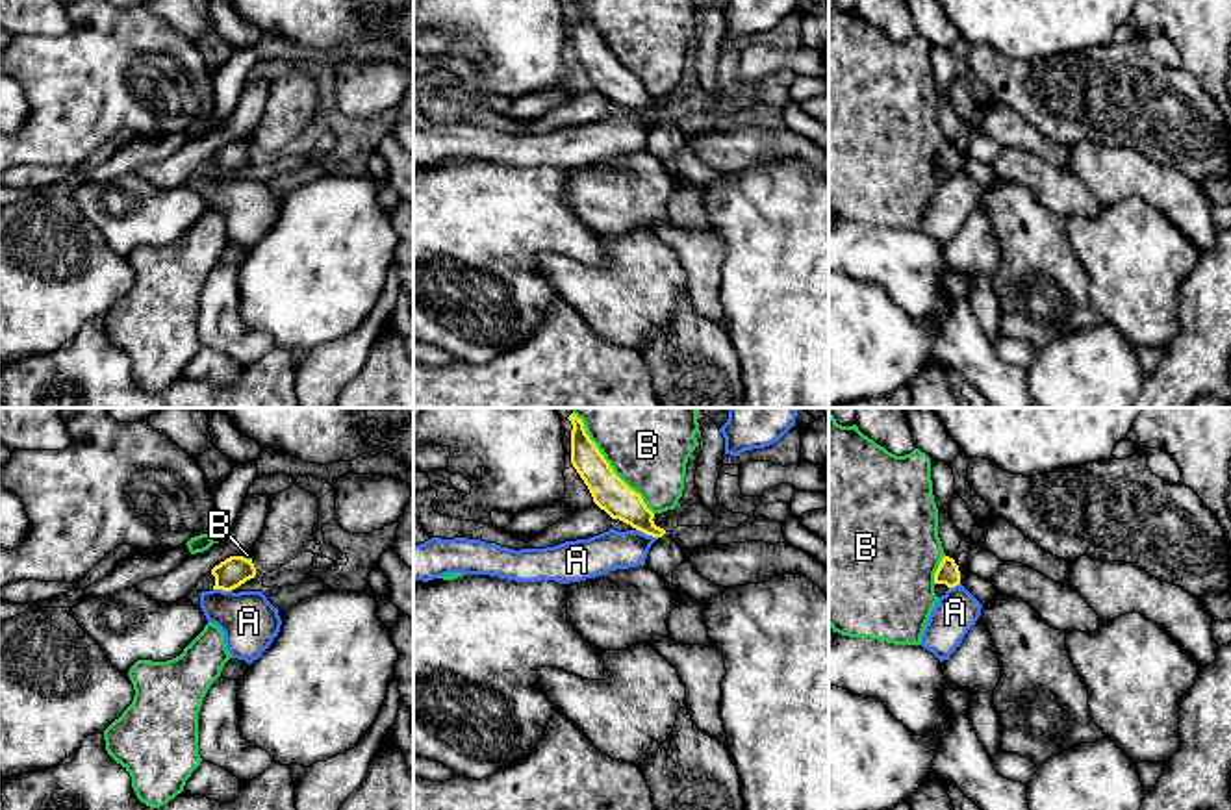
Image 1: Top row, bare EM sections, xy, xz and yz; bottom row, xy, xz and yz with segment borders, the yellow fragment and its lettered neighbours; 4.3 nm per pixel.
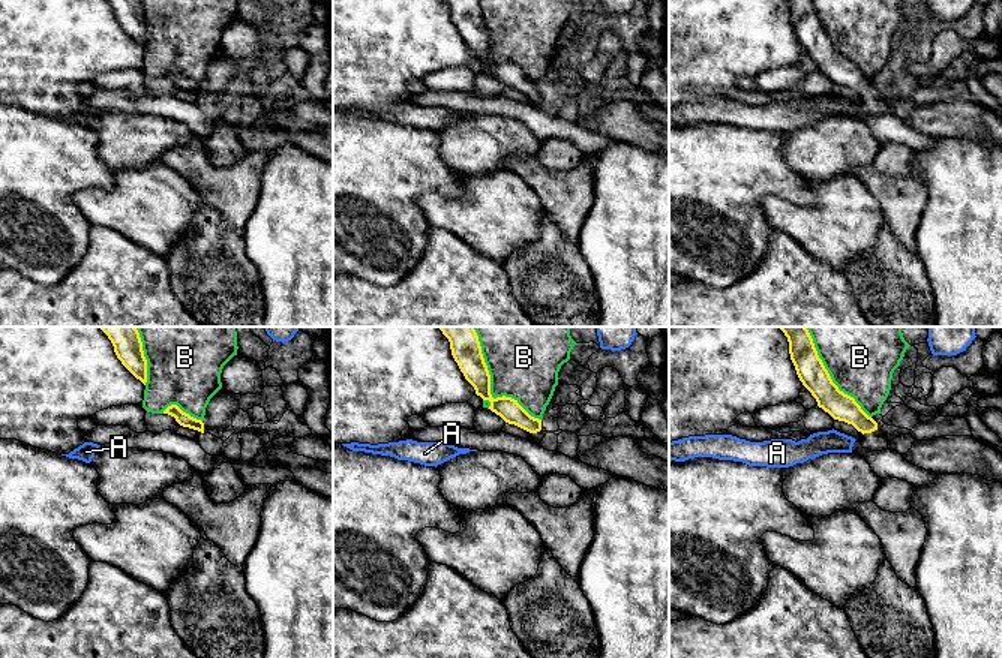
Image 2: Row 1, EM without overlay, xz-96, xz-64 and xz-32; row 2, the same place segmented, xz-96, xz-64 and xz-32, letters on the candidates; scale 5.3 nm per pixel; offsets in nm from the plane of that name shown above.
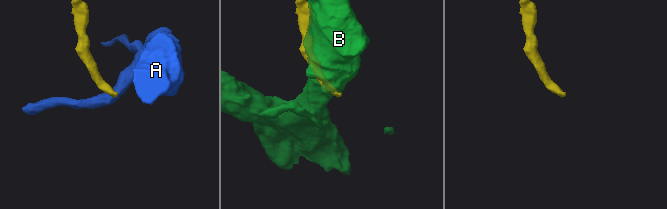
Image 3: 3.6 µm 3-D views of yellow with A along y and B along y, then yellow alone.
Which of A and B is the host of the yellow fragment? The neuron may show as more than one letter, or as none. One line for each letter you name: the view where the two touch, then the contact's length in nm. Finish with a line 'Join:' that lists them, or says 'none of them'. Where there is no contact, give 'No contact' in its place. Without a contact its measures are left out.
Join: none of them

